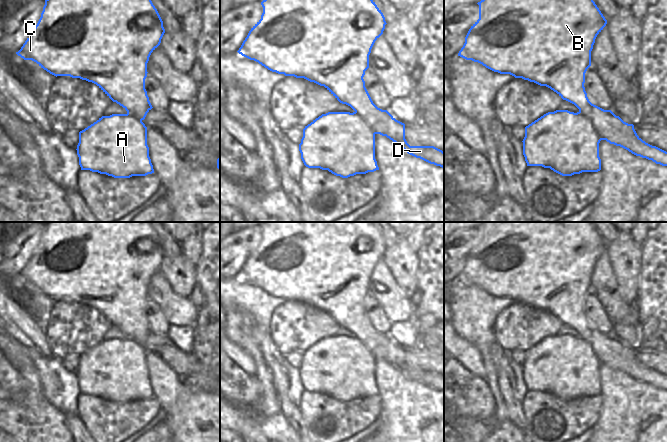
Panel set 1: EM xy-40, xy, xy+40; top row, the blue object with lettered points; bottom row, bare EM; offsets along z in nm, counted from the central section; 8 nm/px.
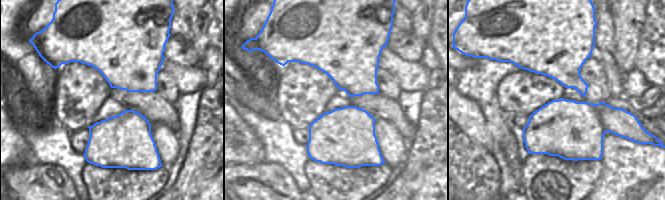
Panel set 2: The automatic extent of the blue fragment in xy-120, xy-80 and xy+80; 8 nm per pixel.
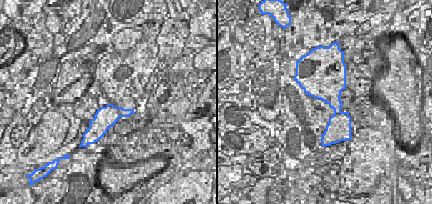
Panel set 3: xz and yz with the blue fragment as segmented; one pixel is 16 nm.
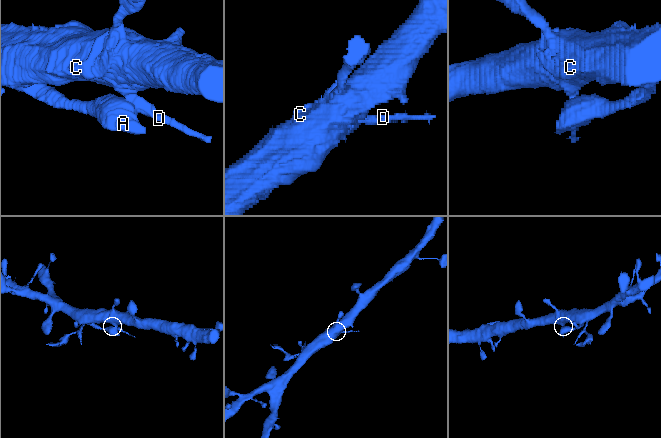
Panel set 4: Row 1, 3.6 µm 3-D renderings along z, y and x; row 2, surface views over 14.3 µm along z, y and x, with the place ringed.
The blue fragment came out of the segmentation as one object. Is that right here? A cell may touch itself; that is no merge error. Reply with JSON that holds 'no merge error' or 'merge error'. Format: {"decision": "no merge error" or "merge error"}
{"decision": "merge error"}

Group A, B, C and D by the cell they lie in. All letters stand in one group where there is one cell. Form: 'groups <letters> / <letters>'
groups A / B C D

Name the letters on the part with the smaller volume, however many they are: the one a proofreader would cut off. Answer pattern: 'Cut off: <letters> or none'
Cut off: A

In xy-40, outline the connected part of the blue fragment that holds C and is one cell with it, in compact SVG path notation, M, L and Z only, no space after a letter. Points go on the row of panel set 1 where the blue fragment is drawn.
M45 0L45 5L37 25L16 54L24 60L36 62L41 68L56 77L70 76L96 84L113 102L116 102L127 113L136 116L142 121L153 108L145 89L145 79L148 73L147 63L151 53L160 45L164 33L163 21L151 0Z

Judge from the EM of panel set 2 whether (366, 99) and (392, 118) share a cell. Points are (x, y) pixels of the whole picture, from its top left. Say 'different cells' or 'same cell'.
same cell

